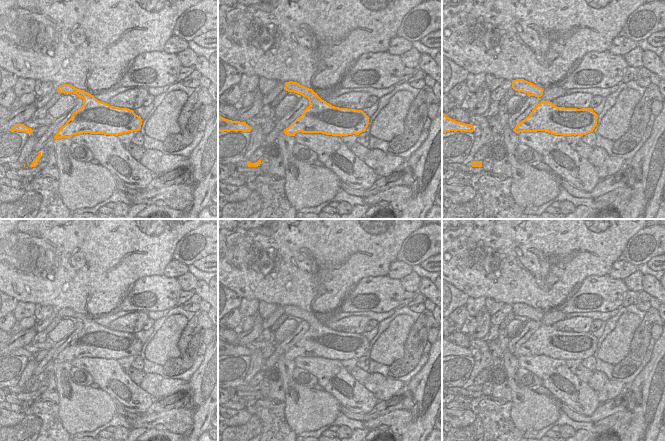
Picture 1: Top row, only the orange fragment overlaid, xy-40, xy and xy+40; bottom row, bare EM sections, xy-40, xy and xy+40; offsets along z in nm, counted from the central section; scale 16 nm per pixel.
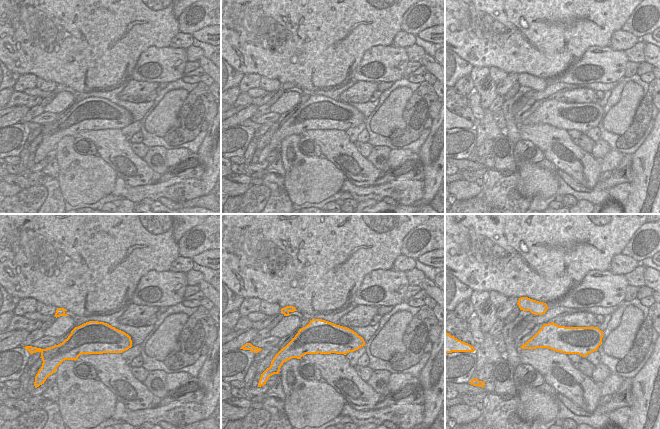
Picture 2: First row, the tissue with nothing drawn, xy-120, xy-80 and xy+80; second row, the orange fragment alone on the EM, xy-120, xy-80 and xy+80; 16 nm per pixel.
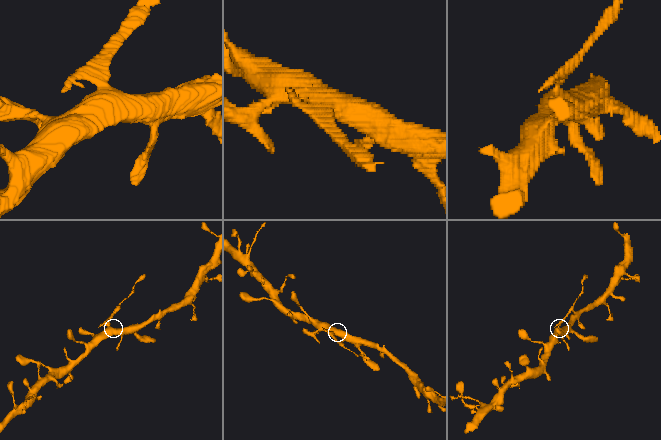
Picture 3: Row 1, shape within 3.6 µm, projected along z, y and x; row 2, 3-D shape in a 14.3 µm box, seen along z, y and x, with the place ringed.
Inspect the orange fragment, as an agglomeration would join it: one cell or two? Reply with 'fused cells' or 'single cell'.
fused cells

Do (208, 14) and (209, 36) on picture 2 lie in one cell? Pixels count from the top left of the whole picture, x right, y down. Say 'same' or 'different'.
different

